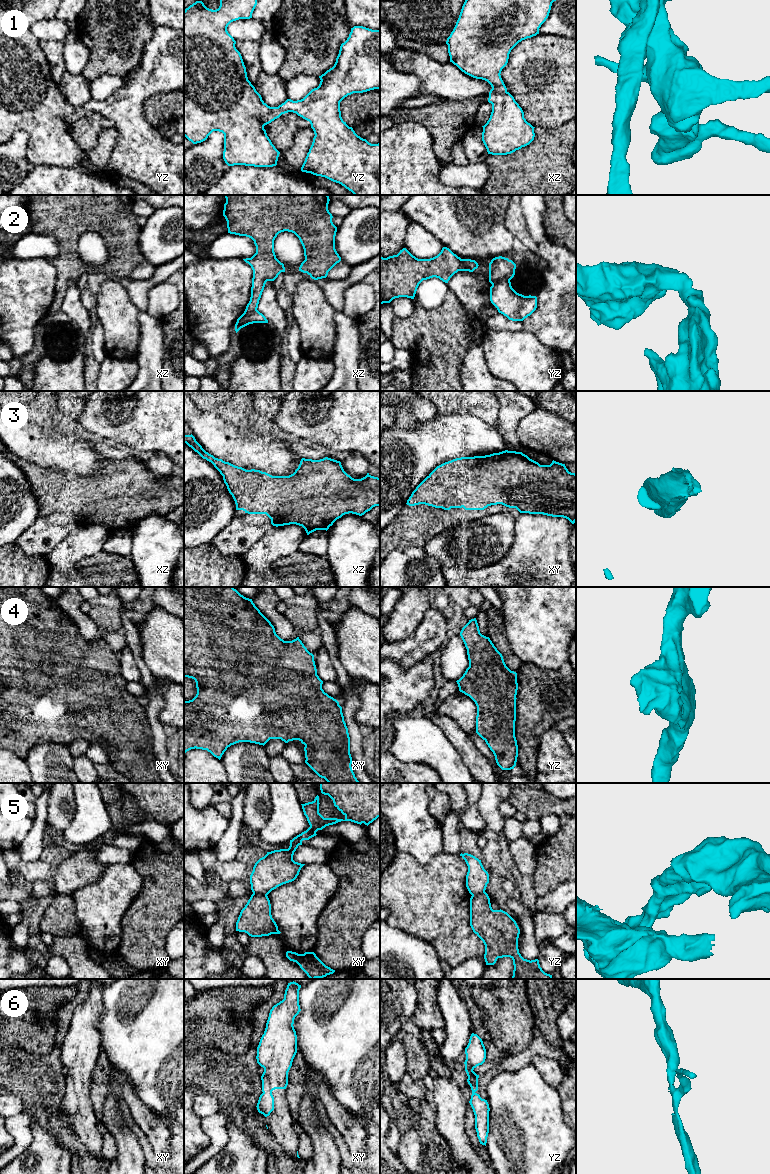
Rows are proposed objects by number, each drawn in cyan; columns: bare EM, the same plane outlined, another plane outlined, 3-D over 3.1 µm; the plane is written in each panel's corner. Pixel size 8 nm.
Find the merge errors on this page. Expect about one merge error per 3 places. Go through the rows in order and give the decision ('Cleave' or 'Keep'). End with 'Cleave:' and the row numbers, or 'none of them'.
1: Keep
2: Cleave
3: Keep
4: Keep
5: Cleave
6: Keep
Cleave: 2, 5

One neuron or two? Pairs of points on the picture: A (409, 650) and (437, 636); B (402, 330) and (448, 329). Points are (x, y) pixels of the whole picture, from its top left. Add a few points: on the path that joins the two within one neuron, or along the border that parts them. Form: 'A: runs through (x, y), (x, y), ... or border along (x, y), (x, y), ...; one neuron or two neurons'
A: runs through (416, 646), (430, 636); one neuron
B: runs through (413, 330), (437, 330); one neuron

